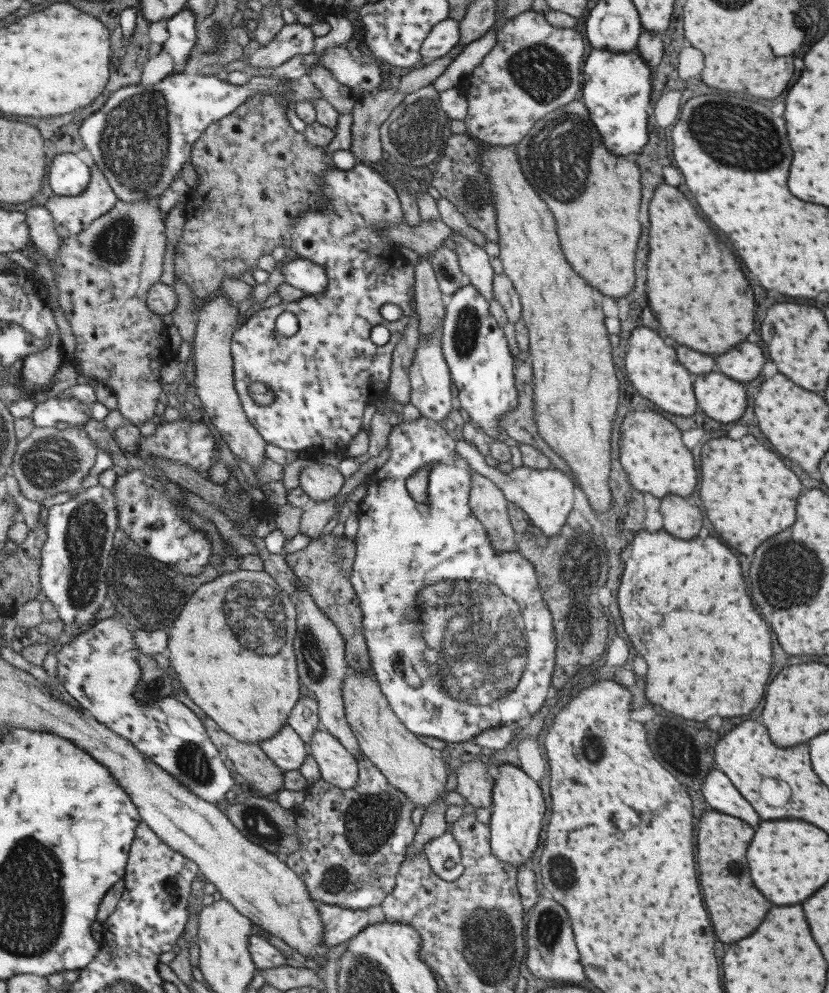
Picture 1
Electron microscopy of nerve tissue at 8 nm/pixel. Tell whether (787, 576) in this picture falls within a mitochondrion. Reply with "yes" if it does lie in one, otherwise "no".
yes

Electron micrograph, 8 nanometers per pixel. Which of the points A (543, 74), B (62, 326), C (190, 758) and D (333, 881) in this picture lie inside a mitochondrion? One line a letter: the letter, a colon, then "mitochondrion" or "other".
A: mitochondrion
B: other
C: mitochondrion
D: mitochondrion

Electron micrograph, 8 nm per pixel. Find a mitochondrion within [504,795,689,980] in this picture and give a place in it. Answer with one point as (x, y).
(548, 925)

